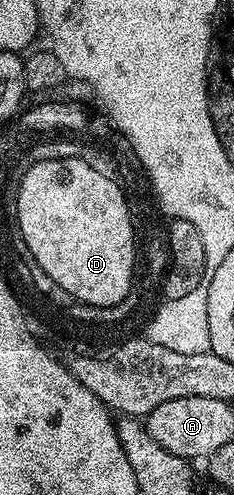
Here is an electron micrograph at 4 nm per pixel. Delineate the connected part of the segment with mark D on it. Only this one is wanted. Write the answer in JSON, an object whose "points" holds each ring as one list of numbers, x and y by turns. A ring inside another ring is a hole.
{"points":[[36,160,26,172,26,177,19,179,18,199,21,201,20,234,30,249,32,258,41,267,48,269,56,276,56,286,67,292,78,292,82,300,114,300,118,292,126,292,126,270,131,266,130,223,127,220,126,206,122,196,118,196,118,188,110,184,110,180,94,180,94,172,86,172,86,164,73,164,70,160]]}

